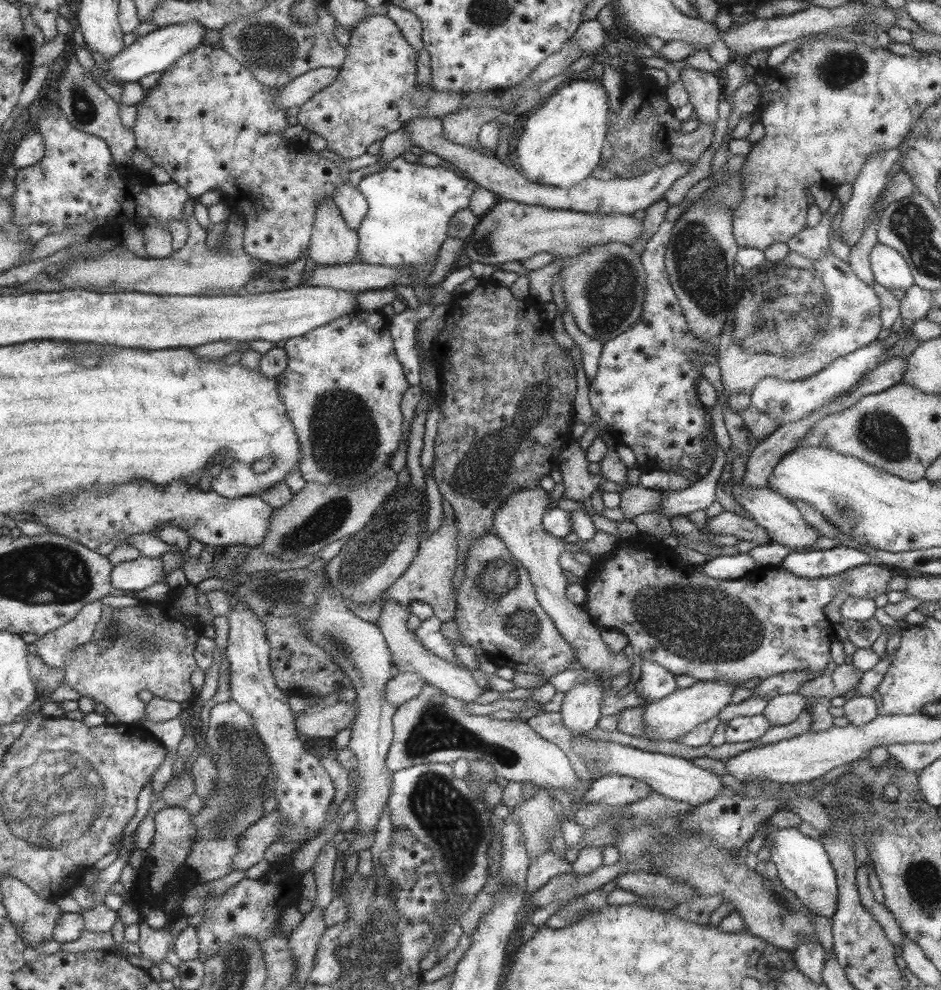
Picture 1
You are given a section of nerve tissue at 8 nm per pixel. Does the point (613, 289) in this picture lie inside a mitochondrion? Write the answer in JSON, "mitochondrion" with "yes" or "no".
{"mitochondrion":"yes"}

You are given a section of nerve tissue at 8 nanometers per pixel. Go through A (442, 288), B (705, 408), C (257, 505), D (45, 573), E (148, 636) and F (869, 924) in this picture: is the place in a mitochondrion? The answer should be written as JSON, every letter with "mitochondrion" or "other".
{"A":"other","B":"other","C":"other","D":"mitochondrion","E":"mitochondrion","F":"other"}

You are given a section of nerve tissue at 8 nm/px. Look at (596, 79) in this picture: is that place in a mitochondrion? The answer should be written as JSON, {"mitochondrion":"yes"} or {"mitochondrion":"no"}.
{"mitochondrion":"no"}

